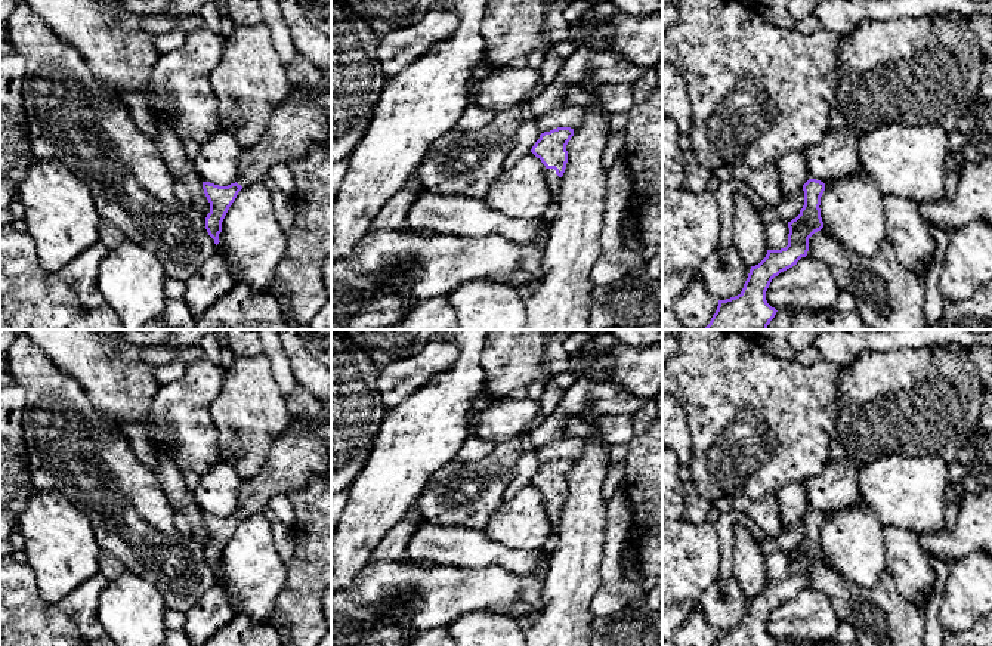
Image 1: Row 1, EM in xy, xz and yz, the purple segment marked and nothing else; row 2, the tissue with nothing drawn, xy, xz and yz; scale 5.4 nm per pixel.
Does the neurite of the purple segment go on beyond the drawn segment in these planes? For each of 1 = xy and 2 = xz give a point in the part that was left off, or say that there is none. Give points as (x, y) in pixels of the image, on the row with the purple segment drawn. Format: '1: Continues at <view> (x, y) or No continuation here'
1: Continues at xy (297, 123)
2: Continues at xz (553, 179)

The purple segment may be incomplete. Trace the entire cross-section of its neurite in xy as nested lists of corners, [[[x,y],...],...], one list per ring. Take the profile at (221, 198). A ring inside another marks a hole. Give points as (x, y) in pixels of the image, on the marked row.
[[[293,92],[272,114],[262,139],[244,148],[237,180],[228,186],[203,182],[210,203],[205,229],[217,245],[222,222],[238,192],[250,183],[263,180],[274,163],[290,164],[303,158],[310,145],[325,145],[331,126],[331,92],[322,92],[310,101]]]

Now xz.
[[[557,127],[540,135],[531,152],[541,160],[547,169],[547,182],[556,197],[560,189],[562,176],[568,163],[566,145],[574,136],[574,129]]]

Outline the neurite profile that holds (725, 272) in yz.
[[[735,247],[716,251],[699,268],[708,291],[717,300],[741,294],[751,266],[747,265]]]

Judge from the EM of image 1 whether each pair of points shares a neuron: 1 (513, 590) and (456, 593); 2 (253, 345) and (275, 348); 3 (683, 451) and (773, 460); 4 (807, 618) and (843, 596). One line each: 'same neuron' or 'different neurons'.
1: same neuron
2: different neurons
3: different neurons
4: different neurons

